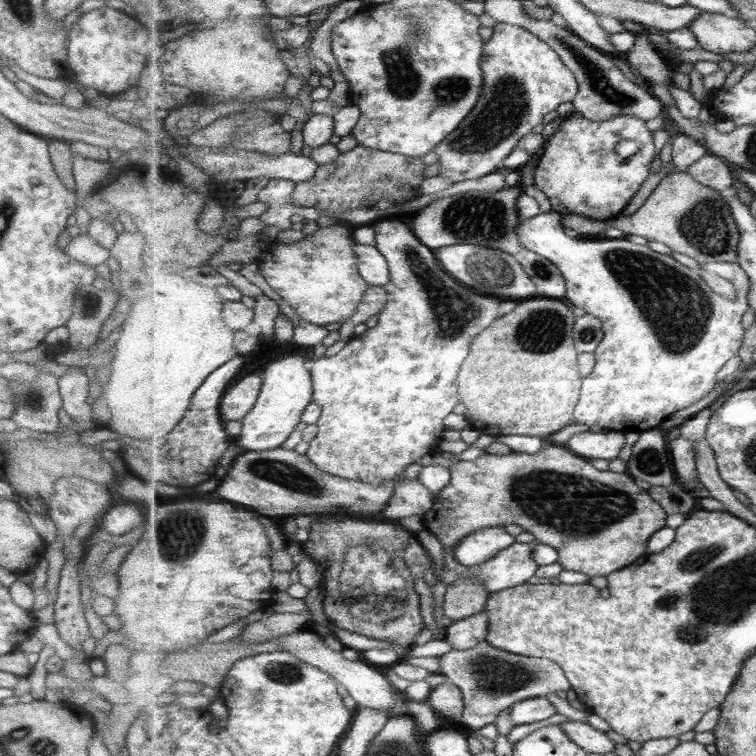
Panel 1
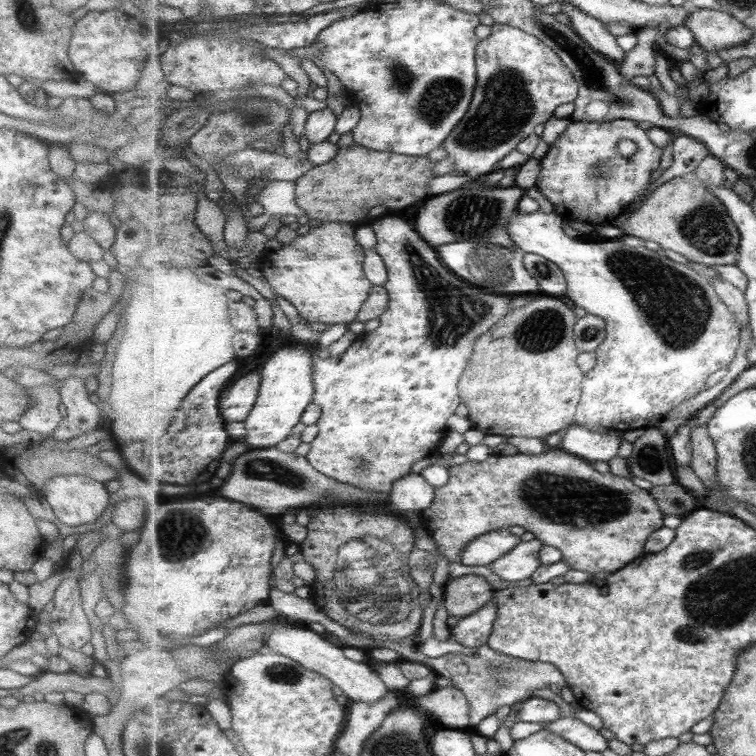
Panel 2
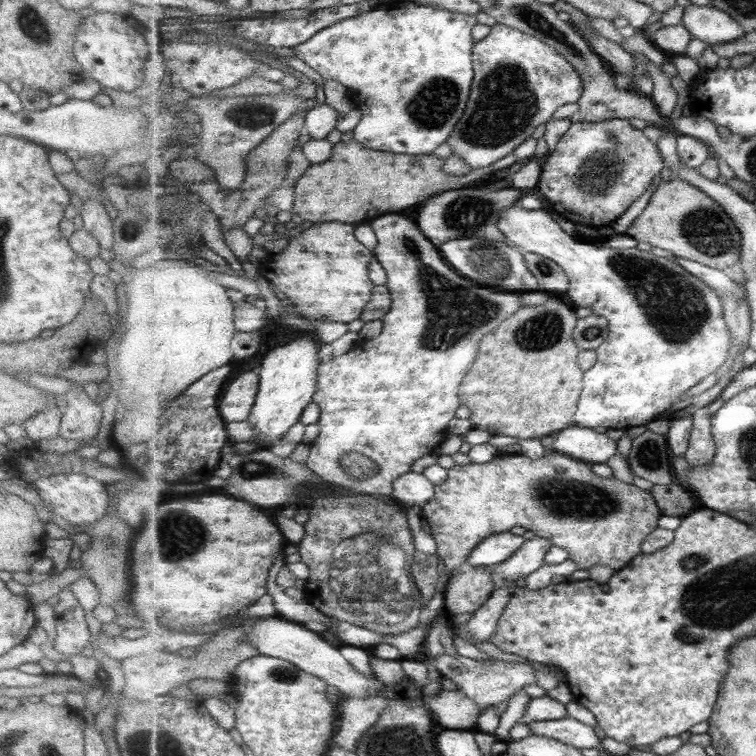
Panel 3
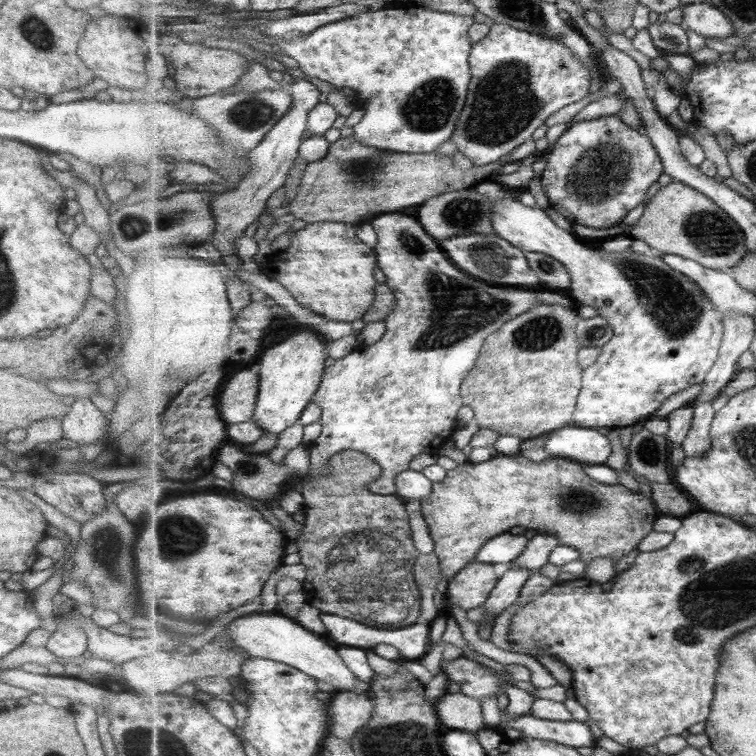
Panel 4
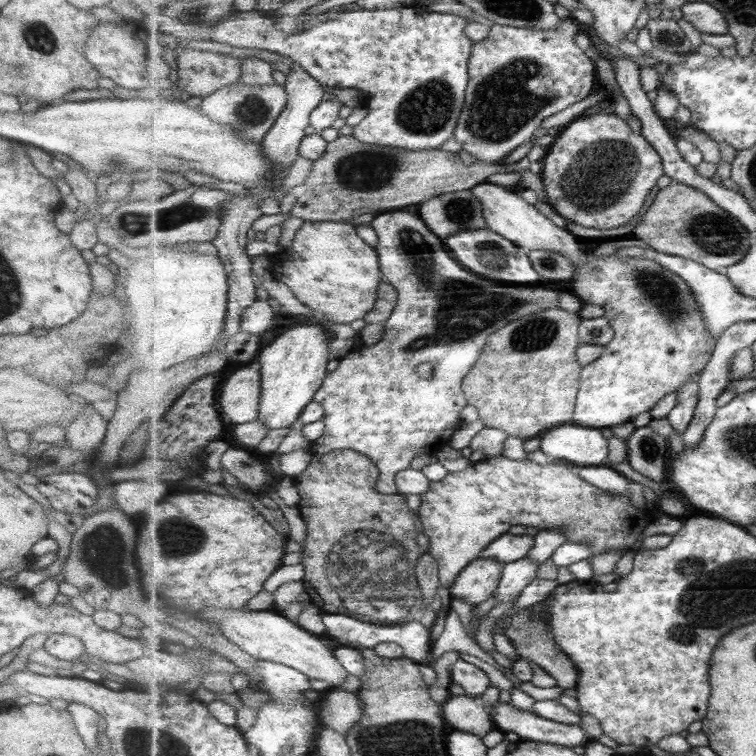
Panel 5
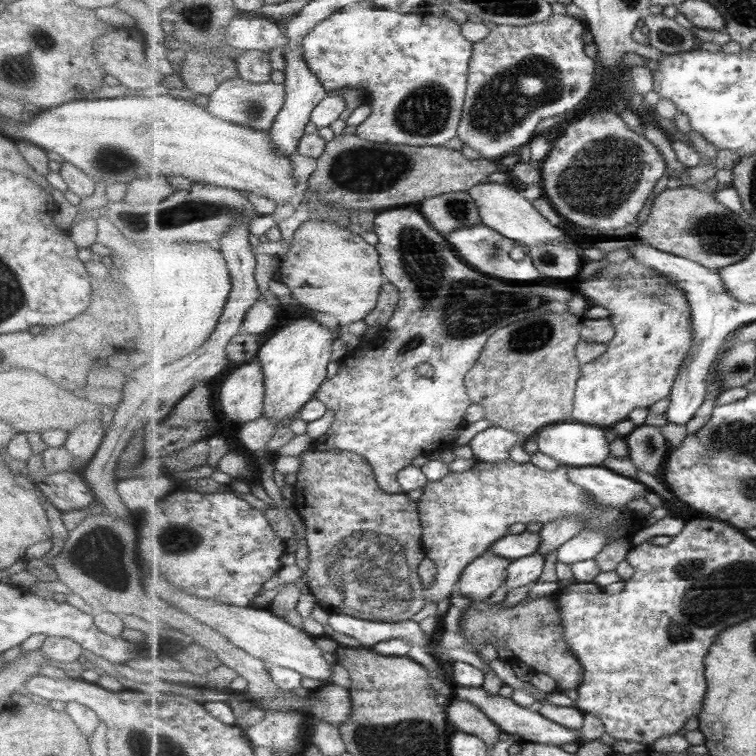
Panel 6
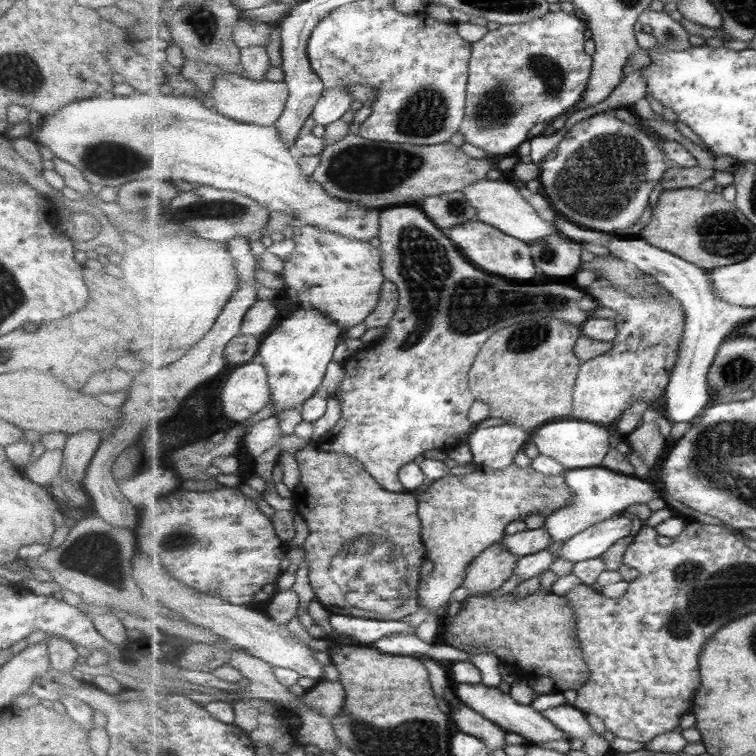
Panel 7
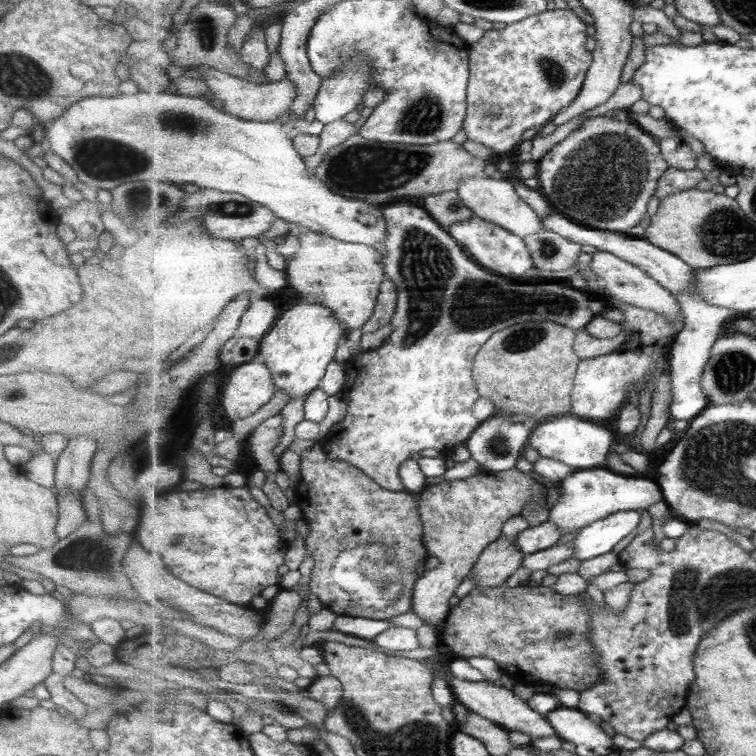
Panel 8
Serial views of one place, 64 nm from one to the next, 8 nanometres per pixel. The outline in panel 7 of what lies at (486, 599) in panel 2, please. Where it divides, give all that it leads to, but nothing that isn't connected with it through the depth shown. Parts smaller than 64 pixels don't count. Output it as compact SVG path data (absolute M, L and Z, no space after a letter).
M502 542L493 544L469 565L464 588L467 588L472 596L487 595L497 591L513 576L519 558L517 554L505 550Z

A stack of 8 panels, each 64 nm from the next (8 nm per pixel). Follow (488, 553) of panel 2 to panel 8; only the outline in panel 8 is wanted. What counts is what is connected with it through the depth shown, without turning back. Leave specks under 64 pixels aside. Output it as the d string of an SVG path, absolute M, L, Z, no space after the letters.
M546 521L539 526L530 527L528 530L517 534L515 544L517 544L517 548L521 552L525 552L528 555L555 546L559 542L561 535L558 525Z

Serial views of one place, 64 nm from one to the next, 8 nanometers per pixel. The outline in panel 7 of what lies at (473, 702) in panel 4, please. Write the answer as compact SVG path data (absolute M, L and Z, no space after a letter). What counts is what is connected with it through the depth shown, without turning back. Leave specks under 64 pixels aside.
M463 704L463 707L450 709L451 716L455 722L456 731L471 734L475 738L481 739L491 752L507 746L505 742L505 730L491 719L485 718L485 715L479 711L473 710Z

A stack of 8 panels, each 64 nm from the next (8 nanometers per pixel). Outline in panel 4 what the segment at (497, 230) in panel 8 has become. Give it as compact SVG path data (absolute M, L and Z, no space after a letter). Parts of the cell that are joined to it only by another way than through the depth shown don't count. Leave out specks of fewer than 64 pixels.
M467 234L448 238L441 242L442 250L448 258L461 266L471 276L481 276L483 282L493 282L497 286L517 286L517 288L539 289L540 278L533 272L529 264L526 252L520 247L513 246L499 234Z

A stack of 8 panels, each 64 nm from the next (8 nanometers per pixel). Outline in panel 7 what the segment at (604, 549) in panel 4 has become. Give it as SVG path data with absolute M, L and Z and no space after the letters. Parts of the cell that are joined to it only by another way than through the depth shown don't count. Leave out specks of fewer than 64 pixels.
M511 464L505 470L494 470L489 466L476 466L473 472L464 476L447 476L434 481L428 486L426 492L418 497L420 502L420 520L422 521L422 537L428 558L435 562L435 568L429 576L423 577L420 587L421 607L430 615L444 618L445 604L452 601L453 594L465 583L467 569L473 561L485 550L488 550L502 542L506 536L505 530L511 522L524 521L530 514L538 514L547 518L555 515L557 510L565 509L573 500L574 491L568 486L564 474L548 476L538 472L533 466L521 468L517 464Z

